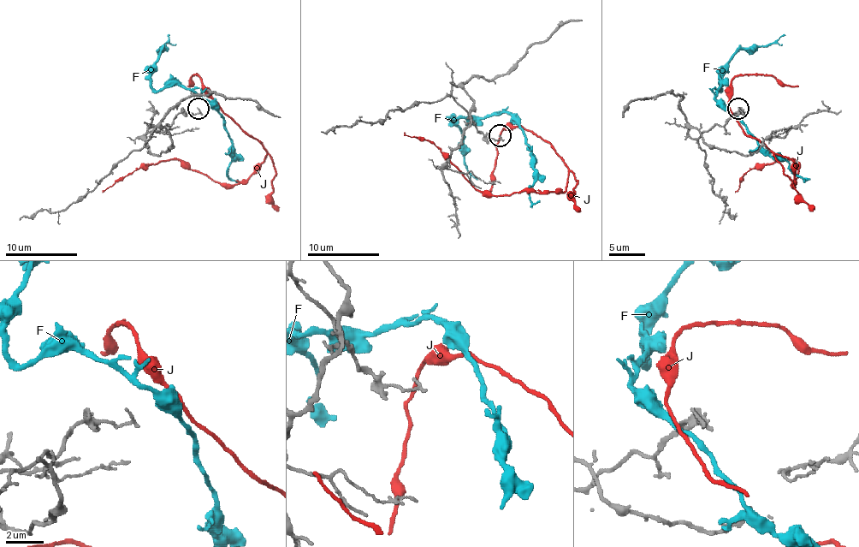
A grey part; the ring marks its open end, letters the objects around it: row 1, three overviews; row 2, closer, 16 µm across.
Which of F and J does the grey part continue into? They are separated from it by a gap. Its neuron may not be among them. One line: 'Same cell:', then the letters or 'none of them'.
Same cell: F

